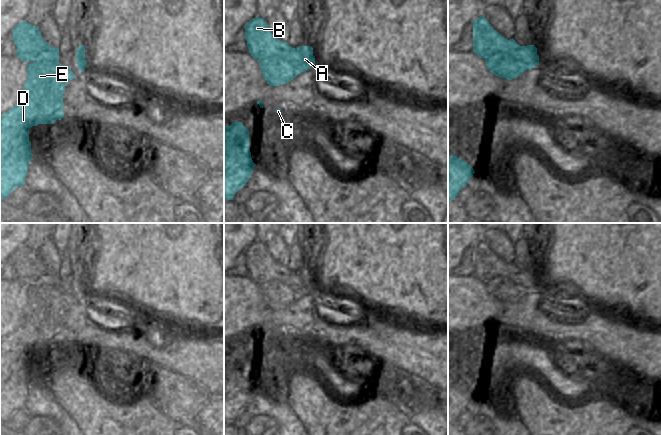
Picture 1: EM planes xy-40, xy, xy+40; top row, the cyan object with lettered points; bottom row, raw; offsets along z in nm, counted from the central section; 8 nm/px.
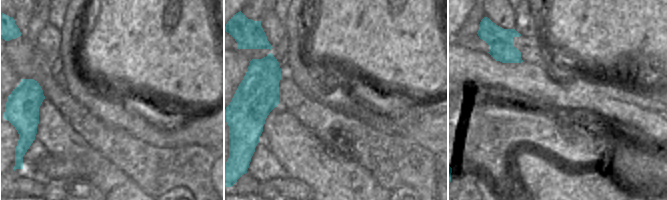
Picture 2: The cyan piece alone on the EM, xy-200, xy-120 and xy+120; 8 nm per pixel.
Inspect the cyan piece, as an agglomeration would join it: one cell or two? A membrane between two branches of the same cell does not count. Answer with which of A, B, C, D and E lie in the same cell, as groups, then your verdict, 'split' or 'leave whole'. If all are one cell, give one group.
A C D E / B; split

